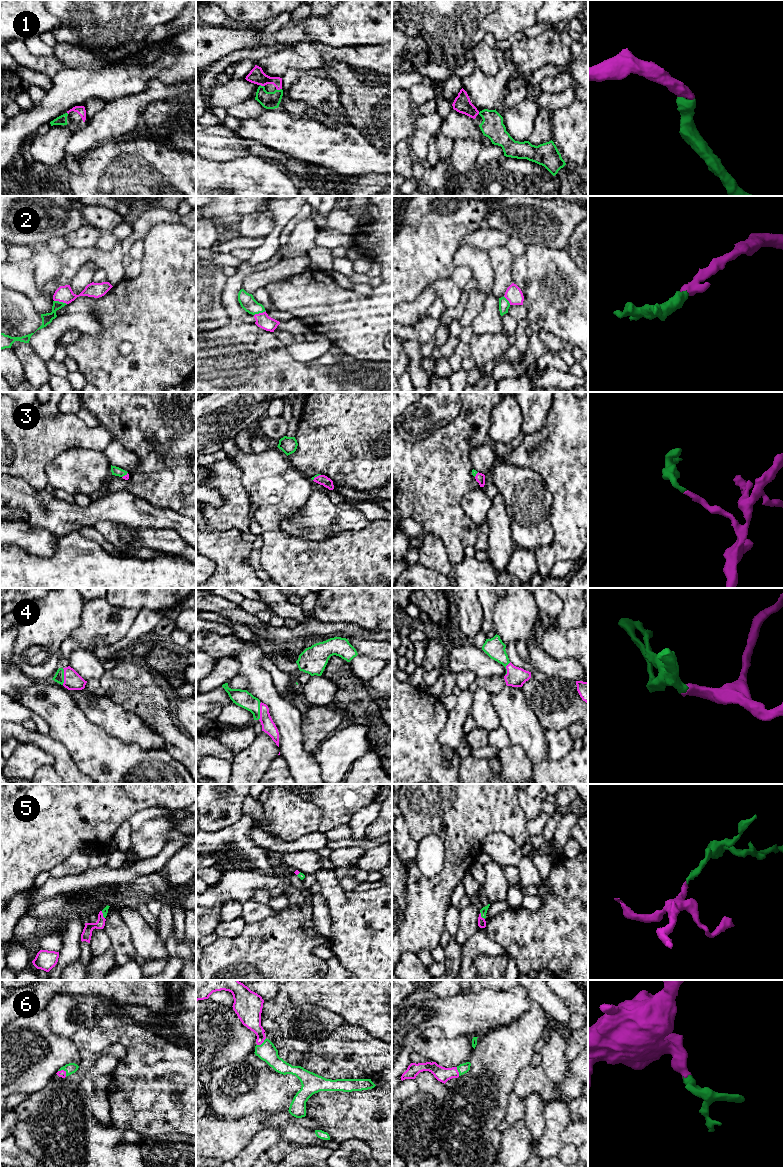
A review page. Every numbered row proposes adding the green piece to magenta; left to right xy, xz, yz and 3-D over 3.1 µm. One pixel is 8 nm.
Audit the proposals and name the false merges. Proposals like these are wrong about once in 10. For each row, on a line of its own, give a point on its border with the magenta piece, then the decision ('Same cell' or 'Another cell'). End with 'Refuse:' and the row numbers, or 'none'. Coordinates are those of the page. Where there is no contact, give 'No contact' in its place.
1: Touches magenta at xz (279, 89). Same cell
2: Touches magenta at xy (60, 301). Same cell
3: Touches magenta at xz (317, 476). Same cell
4: Touches magenta at xz (260, 711). Same cell
5: Touches magenta at yz (480, 916). Same cell
6: Touches magenta at xz (261, 1043). Same cell
Refuse: none

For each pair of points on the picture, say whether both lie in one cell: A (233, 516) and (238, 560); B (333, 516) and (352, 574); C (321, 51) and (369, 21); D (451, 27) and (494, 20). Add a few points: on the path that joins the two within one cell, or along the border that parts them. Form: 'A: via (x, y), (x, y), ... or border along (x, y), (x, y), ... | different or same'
A: border along (211, 530), (227, 531), (236, 528), (241, 533) | different
B: border along (361, 529), (340, 531), (325, 539), (316, 541) | different
C: border along (307, 40), (331, 46), (354, 46) | different
D: border along (494, 10), (478, 25) | different

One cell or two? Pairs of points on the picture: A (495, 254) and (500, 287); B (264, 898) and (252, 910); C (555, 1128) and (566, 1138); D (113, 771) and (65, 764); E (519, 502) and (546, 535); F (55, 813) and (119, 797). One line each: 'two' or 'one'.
A: one
B: two
C: two
D: two
E: one
F: one

